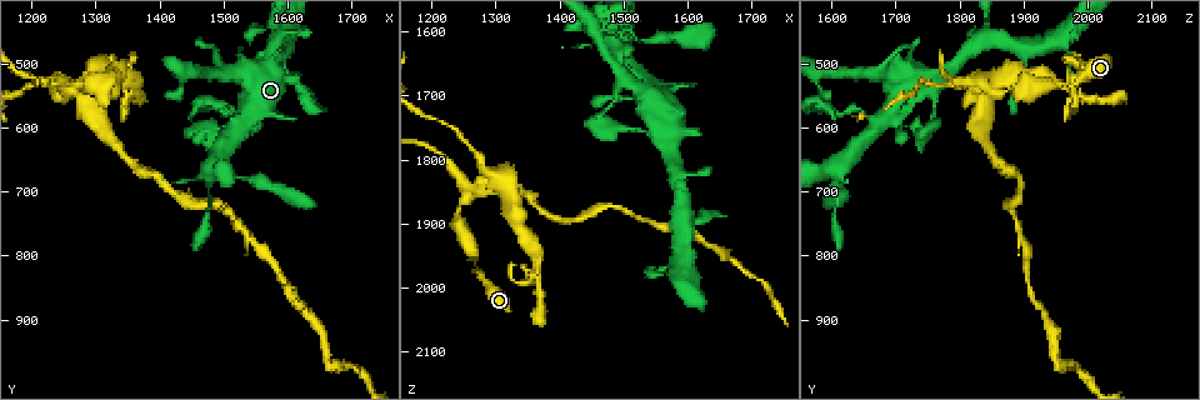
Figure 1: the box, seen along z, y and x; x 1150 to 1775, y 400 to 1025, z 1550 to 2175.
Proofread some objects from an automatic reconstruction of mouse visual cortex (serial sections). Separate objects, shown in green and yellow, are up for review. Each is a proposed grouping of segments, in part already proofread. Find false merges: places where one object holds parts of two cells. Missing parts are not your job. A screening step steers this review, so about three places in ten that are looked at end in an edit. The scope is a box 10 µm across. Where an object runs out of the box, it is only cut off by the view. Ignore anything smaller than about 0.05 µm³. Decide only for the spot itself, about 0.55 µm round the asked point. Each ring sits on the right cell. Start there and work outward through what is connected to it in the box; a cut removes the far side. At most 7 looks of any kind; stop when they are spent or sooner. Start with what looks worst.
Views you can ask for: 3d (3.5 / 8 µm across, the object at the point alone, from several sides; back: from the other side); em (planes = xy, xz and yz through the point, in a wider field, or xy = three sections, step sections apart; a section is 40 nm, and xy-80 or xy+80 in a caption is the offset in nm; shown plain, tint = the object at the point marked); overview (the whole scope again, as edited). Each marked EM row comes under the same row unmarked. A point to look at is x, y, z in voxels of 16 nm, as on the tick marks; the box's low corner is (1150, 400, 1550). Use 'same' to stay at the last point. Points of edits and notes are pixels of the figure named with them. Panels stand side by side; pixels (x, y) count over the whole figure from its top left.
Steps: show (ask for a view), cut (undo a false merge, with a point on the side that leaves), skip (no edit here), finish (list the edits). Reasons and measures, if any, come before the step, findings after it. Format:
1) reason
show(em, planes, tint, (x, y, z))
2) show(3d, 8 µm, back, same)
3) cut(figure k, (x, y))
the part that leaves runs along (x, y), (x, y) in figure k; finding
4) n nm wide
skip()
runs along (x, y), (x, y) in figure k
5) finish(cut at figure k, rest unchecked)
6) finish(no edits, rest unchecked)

three-way junction
show(3d, 8 µm, (1520, 600, 1670))

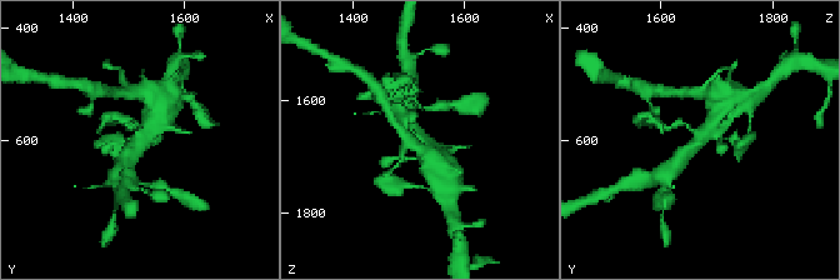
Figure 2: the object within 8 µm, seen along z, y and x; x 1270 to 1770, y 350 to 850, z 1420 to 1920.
now the EM
show(em, xy, step 2, tint, same)

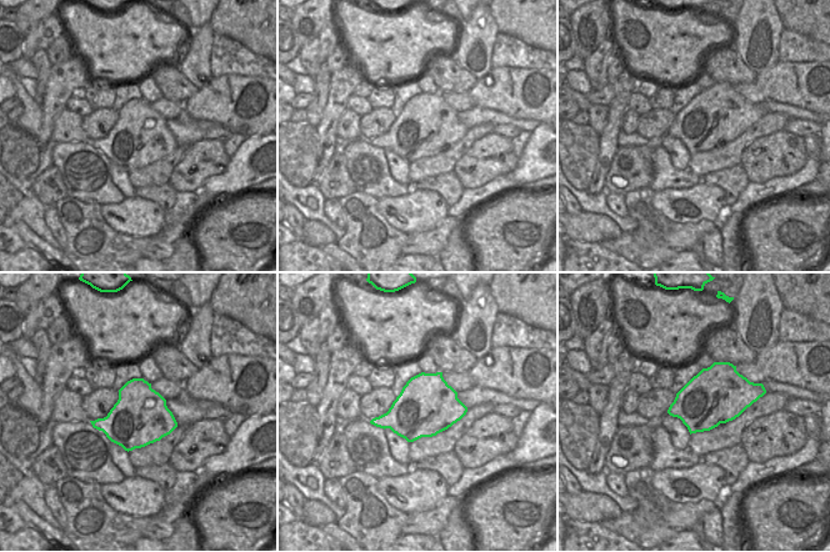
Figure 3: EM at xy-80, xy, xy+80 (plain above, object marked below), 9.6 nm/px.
cut(figure 2, (129, 126))
the part that leaves runs along (689, 128), (685, 124), (665, 128), (649, 114) in figure 2; two cells meet here

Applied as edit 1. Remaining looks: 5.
show(overview)

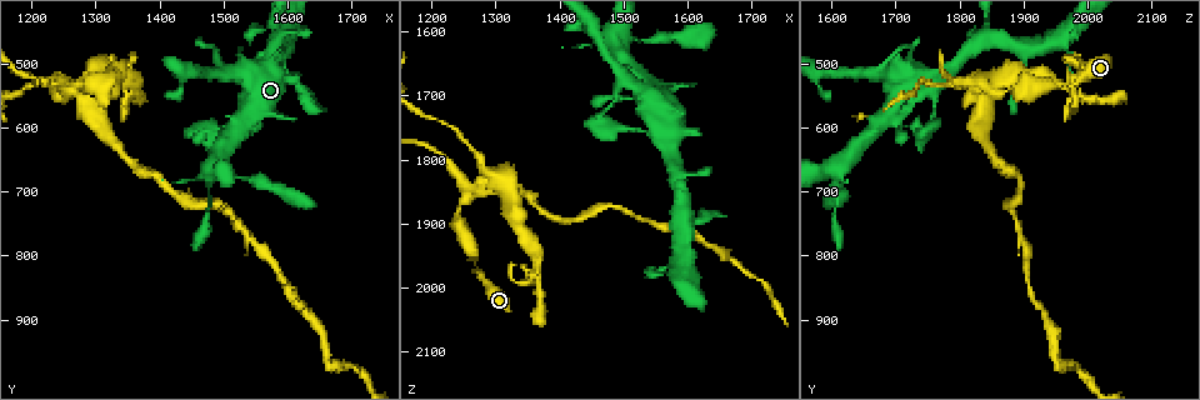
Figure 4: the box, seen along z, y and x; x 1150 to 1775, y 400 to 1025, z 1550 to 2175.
a narrow waist
show(3d, 8 µm, back, (1585, 465, 1845))

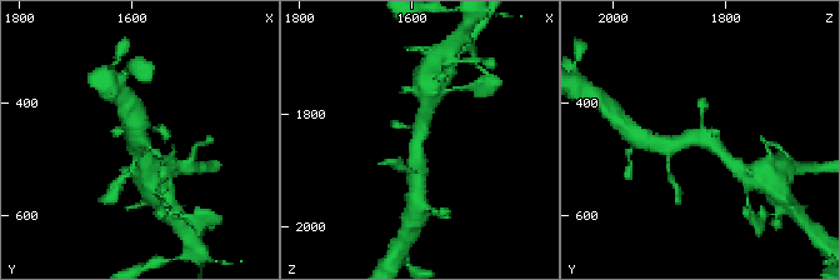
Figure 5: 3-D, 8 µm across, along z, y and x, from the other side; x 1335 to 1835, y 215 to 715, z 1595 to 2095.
zoom in
show(3d, 3.5 µm, same)

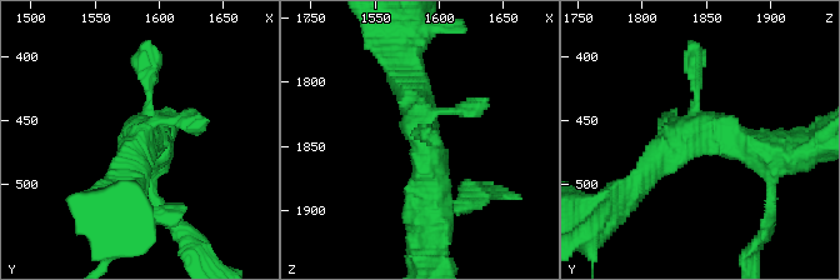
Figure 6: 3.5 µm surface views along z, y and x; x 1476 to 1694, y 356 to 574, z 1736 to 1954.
shape alone is not enough
show(em, xy, step 3, tint, (1588, 466, 1842))

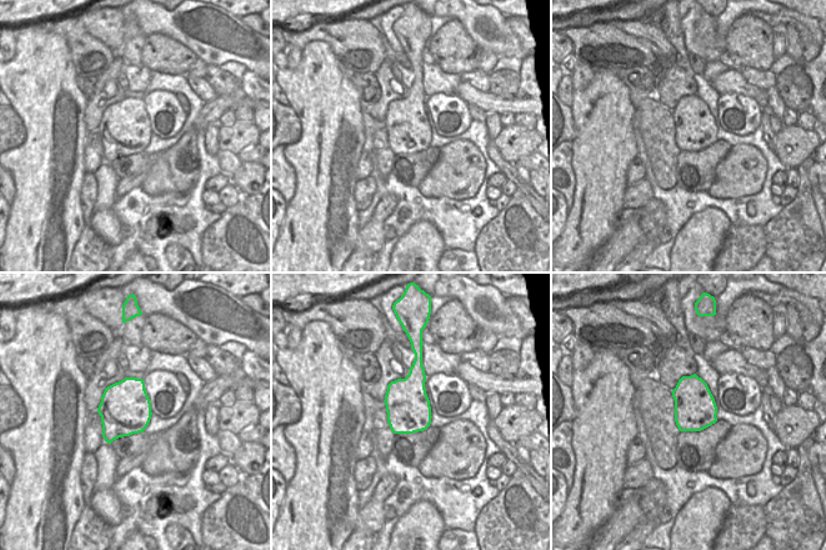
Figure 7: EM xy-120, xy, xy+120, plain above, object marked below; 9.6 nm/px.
420 nm wide
skip()
runs along (630, 193), (675, 143), (775, 150) in figure 6; one cell here

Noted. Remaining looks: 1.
finish(cut at figure 2, rest unchecked)

